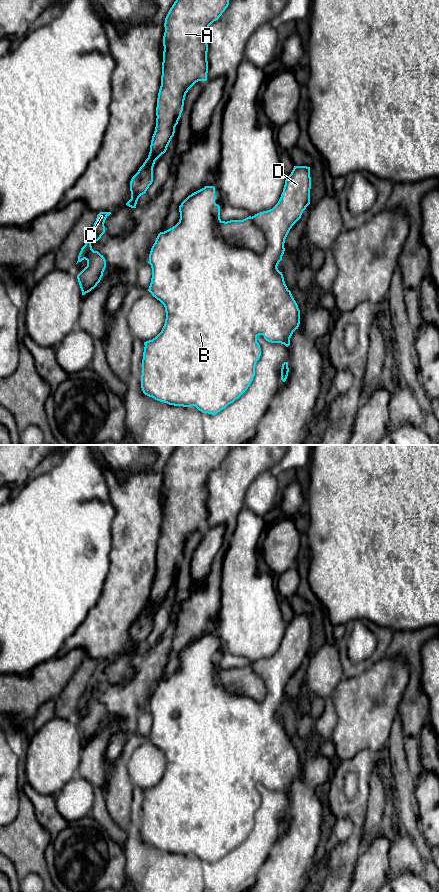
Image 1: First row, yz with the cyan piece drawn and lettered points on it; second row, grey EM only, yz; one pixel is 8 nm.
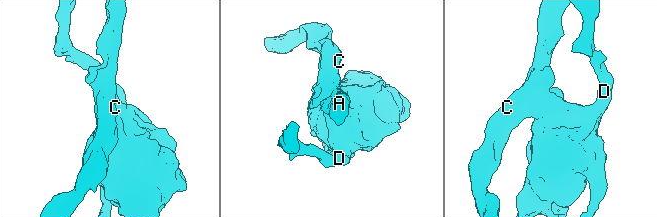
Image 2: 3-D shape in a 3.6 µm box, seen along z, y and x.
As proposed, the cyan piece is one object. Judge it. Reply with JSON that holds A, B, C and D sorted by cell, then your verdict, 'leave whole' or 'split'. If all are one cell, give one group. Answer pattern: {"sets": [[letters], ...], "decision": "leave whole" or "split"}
{"sets": [["A", "C"], ["B", "D"]], "decision": "split"}

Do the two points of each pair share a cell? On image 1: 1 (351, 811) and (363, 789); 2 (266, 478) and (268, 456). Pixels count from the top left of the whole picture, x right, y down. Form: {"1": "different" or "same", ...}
{"1": "same", "2": "different"}

